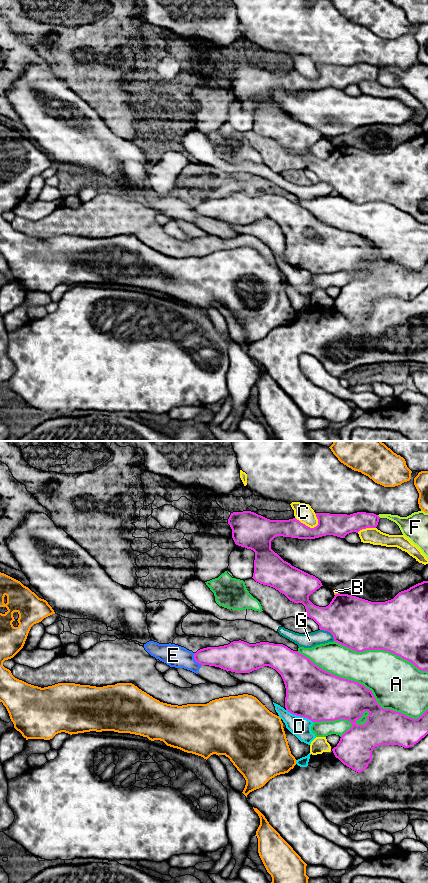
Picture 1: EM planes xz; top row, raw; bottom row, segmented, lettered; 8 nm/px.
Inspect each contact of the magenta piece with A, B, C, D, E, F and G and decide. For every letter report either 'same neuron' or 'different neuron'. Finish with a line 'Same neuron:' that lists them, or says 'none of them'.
A: different neuron
B: different neuron
C: different neuron
D: different neuron
E: different neuron
F: different neuron
G: different neuron
Same neuron: none of them

